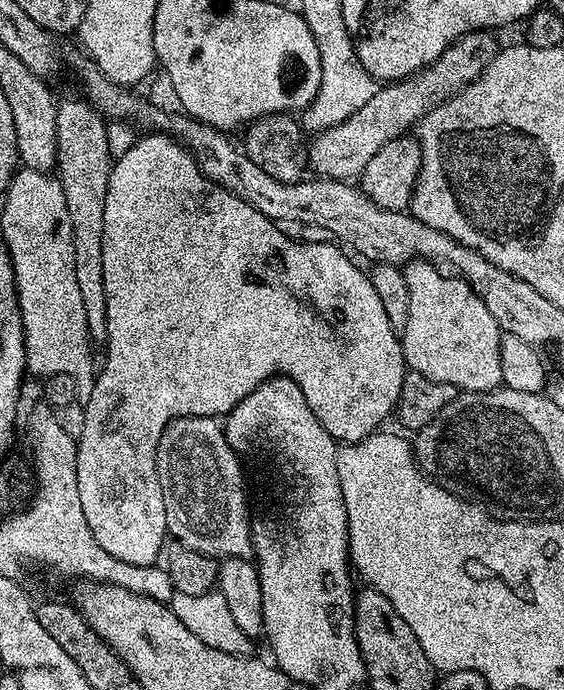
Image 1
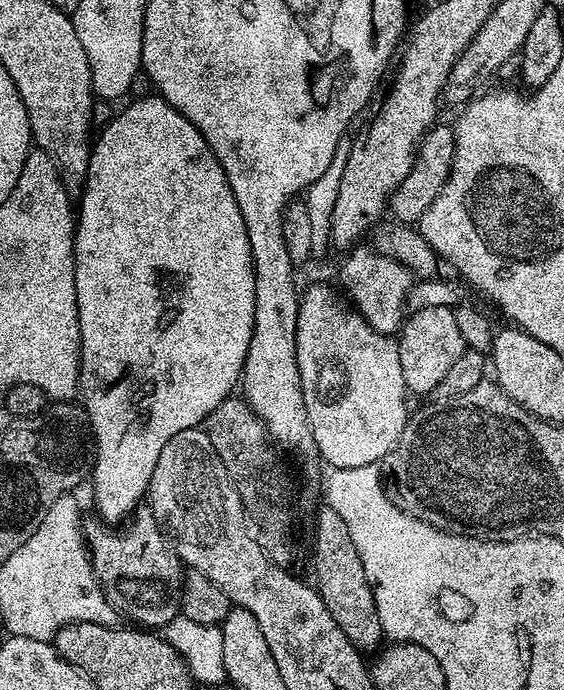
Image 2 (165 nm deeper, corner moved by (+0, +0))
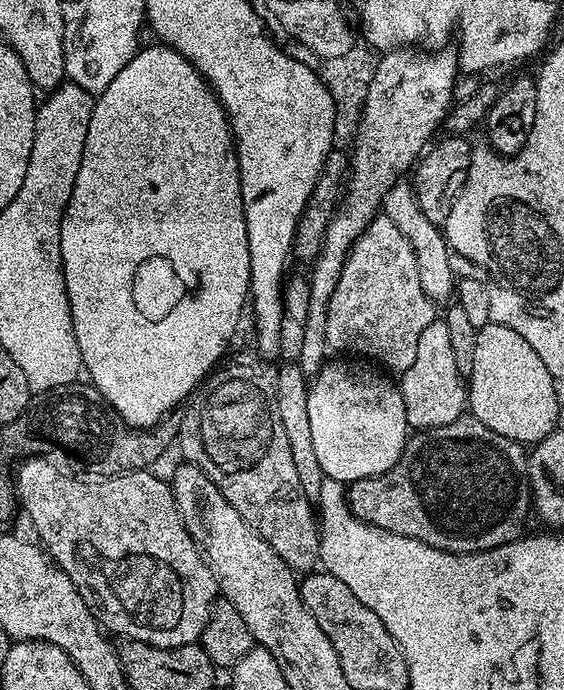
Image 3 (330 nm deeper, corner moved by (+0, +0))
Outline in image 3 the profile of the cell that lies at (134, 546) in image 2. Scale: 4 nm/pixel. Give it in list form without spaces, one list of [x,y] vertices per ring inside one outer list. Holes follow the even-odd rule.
[[[48,458],[25,459],[21,463],[24,465],[15,469],[19,507],[28,515],[48,555],[94,604],[96,599],[95,613],[101,625],[113,637],[125,636],[128,642],[149,644],[152,648],[177,648],[197,643],[210,618],[212,603],[218,598],[216,575],[208,567],[204,553],[190,538],[176,509],[169,481],[159,480],[152,470],[79,480],[60,472],[58,465],[44,459]]]

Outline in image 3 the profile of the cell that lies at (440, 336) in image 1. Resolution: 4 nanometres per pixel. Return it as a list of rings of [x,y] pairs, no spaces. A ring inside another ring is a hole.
[[[437,318],[422,330],[418,338],[418,355],[414,366],[402,373],[398,380],[400,393],[406,402],[406,418],[409,429],[437,428],[454,422],[465,415],[468,389],[454,362],[454,349],[450,347],[450,330],[443,319]]]

